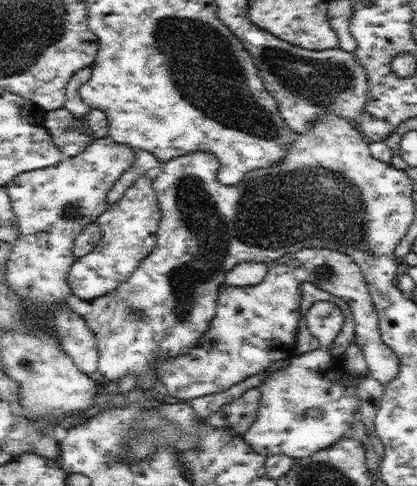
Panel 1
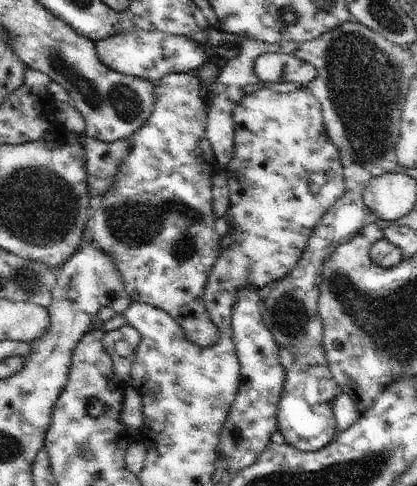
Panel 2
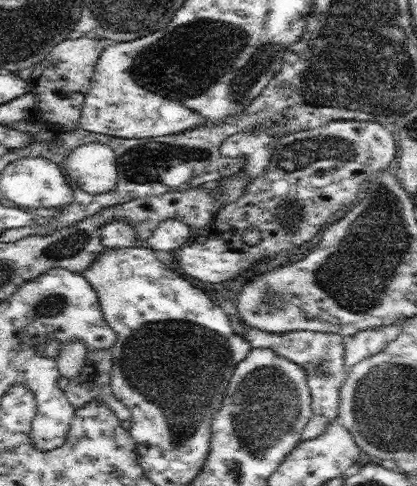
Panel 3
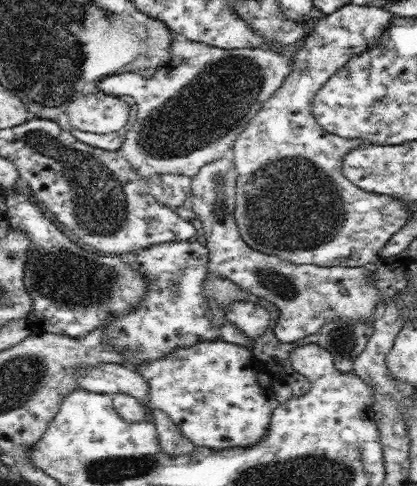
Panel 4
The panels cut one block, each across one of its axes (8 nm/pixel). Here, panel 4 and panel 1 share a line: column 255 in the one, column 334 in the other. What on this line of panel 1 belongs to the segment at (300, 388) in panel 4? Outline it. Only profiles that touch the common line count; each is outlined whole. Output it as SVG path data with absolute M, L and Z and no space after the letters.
M303 282L303 290L301 290L301 306L299 306L301 322L299 322L297 338L295 338L297 354L303 354L303 352L307 352L307 350L315 350L315 348L317 348L317 340L315 340L313 334L307 330L305 314L307 314L307 310L309 310L315 302L319 302L319 300L333 302L333 304L337 304L337 306L341 308L341 312L343 312L343 326L341 326L341 330L339 330L339 334L335 336L333 346L331 346L333 358L341 358L341 354L343 354L351 344L355 344L355 320L353 320L351 308L347 306L345 300L333 296L331 292L321 290L317 284L311 284L311 282Z

